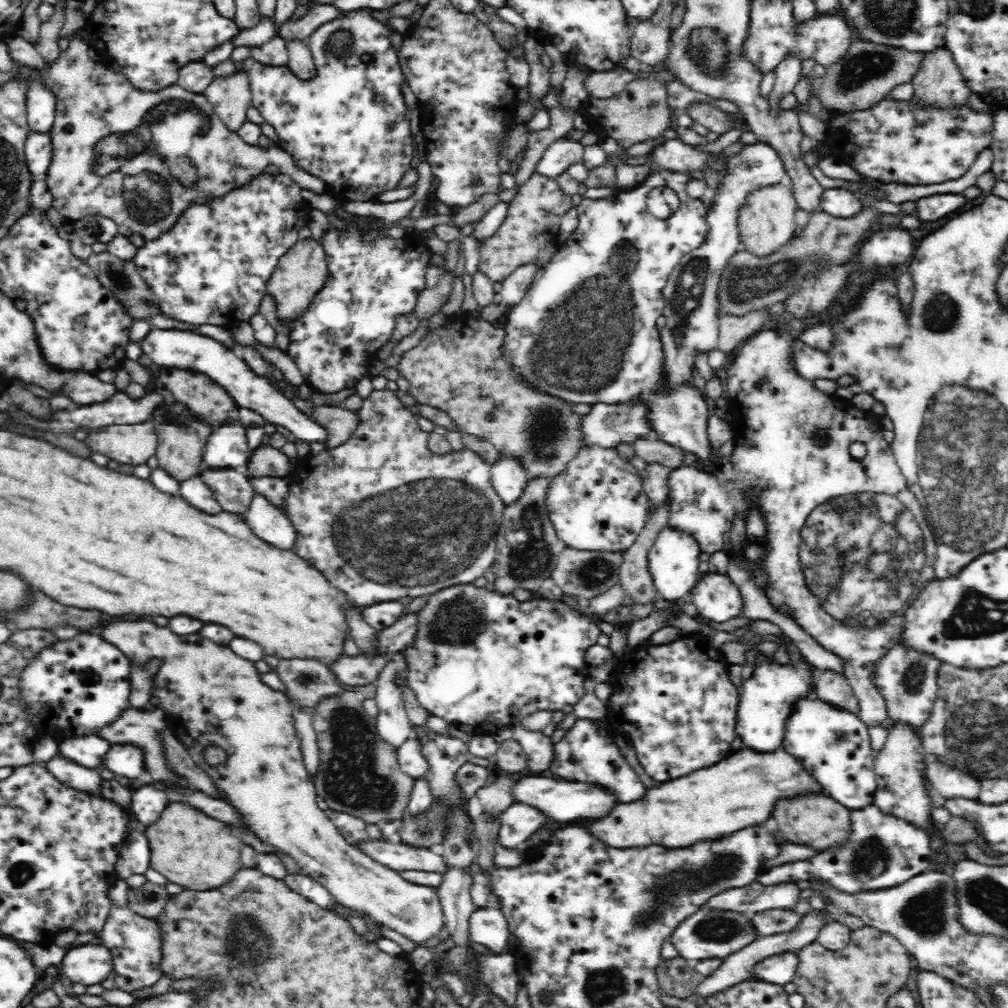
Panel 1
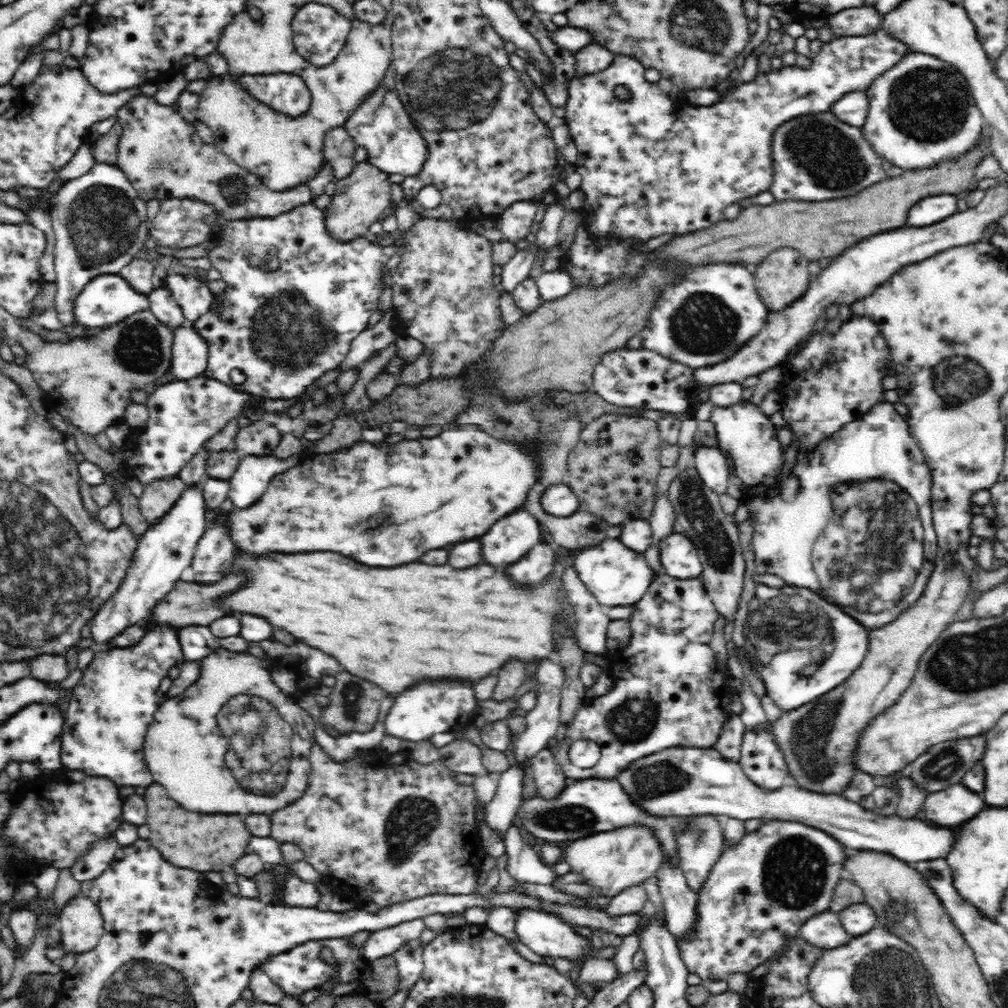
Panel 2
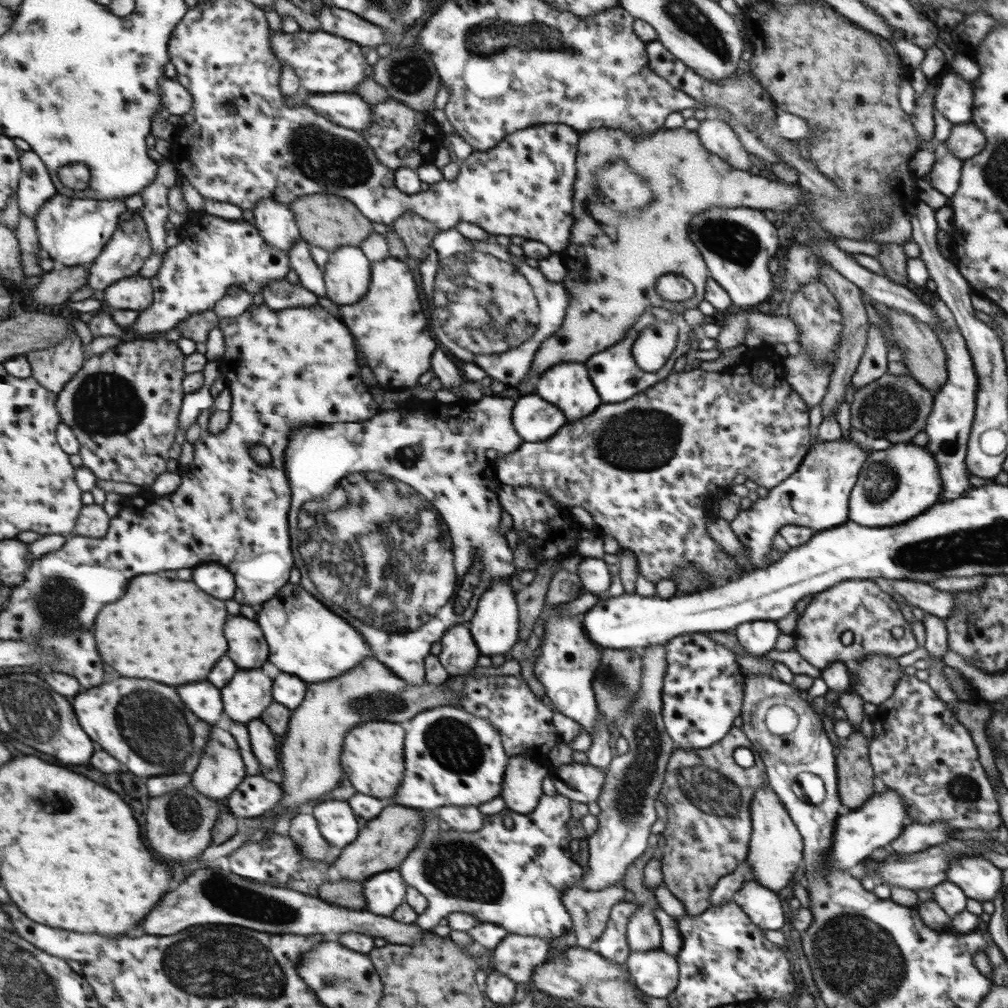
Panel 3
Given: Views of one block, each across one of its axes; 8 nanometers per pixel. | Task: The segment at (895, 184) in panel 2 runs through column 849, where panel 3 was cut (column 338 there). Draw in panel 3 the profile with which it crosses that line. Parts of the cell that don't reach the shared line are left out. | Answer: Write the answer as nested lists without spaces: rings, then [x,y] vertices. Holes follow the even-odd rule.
[[[319,193],[301,196],[289,206],[294,212],[302,238],[312,245],[325,249],[329,254],[344,246],[359,247],[361,241],[371,234],[371,222],[360,210],[357,212],[353,202],[349,202],[347,198]]]

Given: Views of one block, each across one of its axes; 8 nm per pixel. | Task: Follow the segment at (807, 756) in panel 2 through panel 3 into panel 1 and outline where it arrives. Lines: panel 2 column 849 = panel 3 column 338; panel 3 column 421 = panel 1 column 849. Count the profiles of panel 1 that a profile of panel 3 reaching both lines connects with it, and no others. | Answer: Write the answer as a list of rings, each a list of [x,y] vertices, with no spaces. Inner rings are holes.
[[[824,670],[812,677],[816,695],[834,707],[856,713],[859,711],[858,699],[848,679],[833,670]]]

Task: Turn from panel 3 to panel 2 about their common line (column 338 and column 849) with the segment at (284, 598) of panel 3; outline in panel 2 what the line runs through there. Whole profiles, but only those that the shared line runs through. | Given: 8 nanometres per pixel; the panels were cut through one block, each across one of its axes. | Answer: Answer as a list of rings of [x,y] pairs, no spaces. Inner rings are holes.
[[[756,582],[755,585],[756,592],[748,602],[748,608],[744,610],[744,648],[749,660],[752,660],[751,665],[760,671],[766,694],[782,712],[811,703],[819,696],[844,684],[846,679],[860,668],[870,644],[870,630],[866,625],[808,588],[772,588],[762,582]]]

